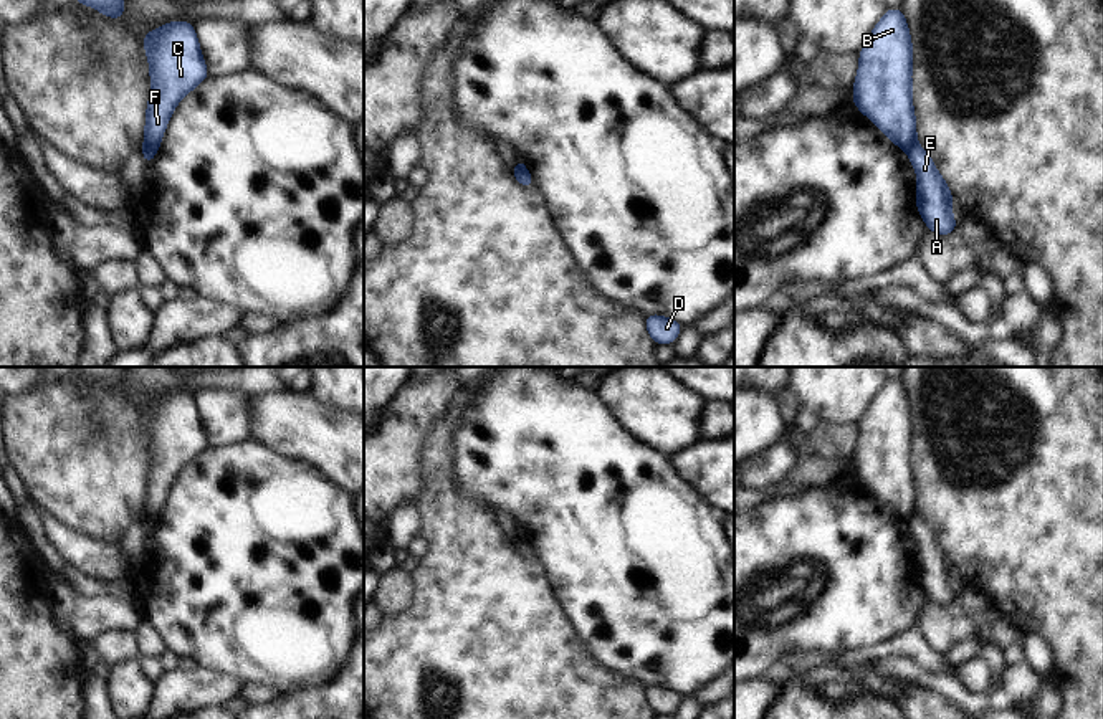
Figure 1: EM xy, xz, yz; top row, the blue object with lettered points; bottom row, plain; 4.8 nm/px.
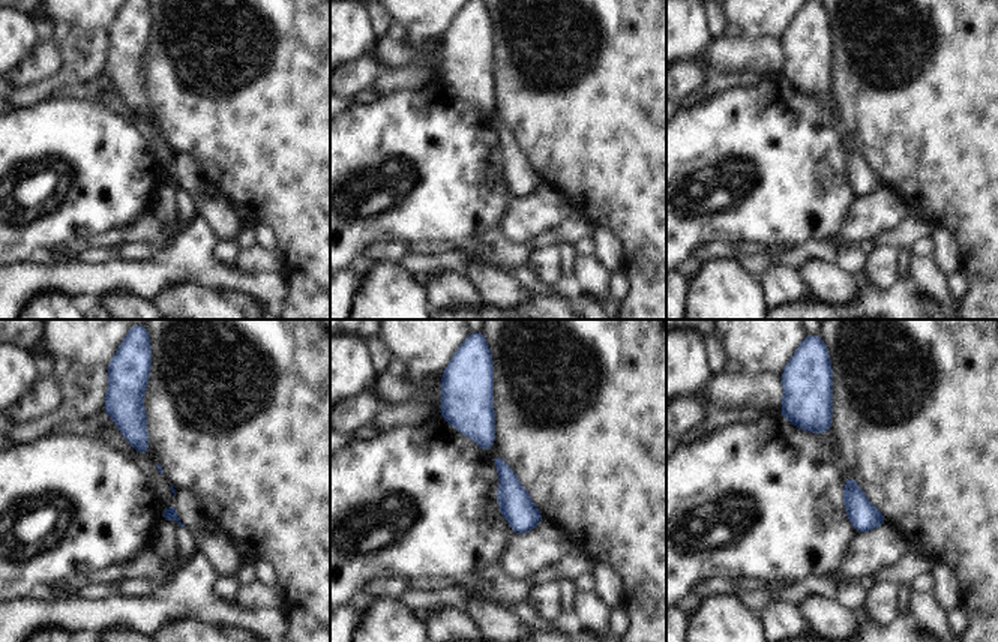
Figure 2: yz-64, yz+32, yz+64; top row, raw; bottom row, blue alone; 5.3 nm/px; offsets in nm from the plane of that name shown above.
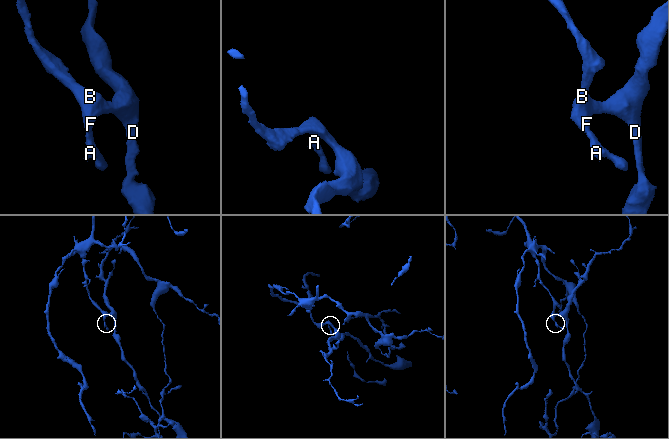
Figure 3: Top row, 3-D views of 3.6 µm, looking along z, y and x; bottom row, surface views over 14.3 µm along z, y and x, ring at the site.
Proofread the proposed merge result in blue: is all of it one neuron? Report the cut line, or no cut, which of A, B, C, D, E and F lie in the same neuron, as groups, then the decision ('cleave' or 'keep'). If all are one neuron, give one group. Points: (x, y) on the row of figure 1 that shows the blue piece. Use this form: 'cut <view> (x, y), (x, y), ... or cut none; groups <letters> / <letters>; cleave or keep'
cut xy (144, 147), (156, 149); groups A E / B C D F; cleave

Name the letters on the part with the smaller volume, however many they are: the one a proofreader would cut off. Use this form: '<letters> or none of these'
A, E.

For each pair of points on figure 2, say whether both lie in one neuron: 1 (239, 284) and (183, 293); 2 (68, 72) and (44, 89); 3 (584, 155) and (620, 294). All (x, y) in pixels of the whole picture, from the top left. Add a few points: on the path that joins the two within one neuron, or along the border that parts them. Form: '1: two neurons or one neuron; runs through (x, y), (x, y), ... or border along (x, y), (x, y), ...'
1: two neurons; border along (171, 284), (194, 282), (213, 291)
2: one neuron; runs through (62, 77), (50, 83)
3: two neurons; border along (619, 270), (629, 279), (629, 293), (620, 302)

